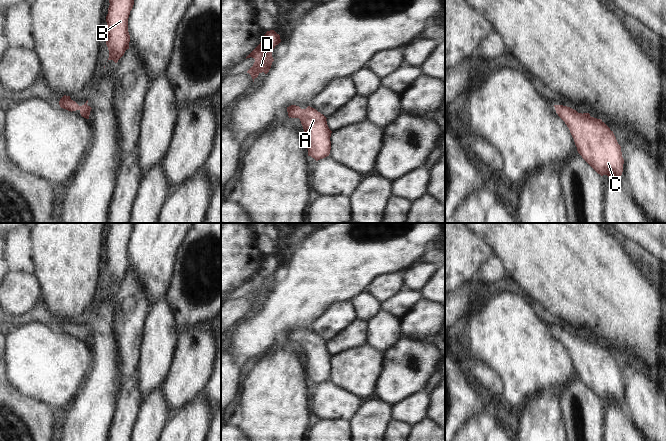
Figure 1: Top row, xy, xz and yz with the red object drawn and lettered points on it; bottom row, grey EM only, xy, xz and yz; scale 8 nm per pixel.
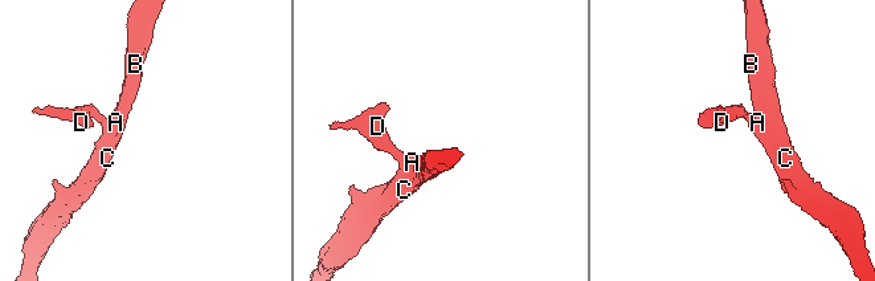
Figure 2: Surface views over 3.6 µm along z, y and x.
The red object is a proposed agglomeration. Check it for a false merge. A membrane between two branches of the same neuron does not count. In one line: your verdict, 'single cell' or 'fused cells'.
single cell

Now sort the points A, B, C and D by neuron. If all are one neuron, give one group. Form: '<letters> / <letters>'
A B C D

